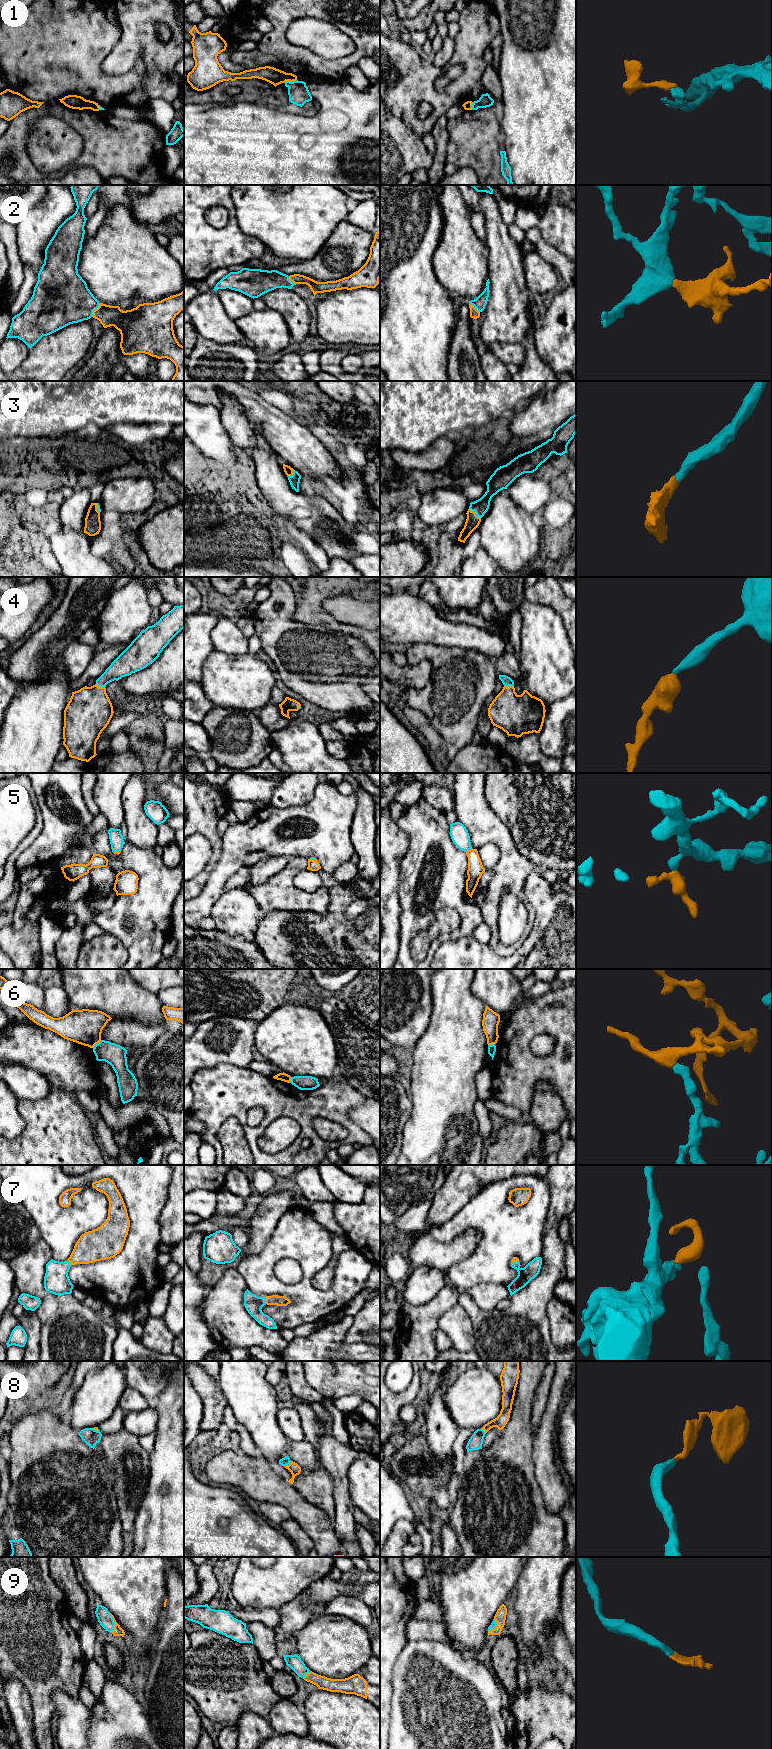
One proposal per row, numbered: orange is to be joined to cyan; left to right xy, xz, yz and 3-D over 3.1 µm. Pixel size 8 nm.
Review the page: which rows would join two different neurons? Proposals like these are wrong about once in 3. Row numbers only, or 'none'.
1, 6

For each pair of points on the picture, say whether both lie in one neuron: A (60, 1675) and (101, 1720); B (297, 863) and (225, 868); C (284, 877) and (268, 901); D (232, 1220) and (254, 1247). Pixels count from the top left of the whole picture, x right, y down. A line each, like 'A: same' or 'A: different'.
A: different
B: different
C: same
D: different

